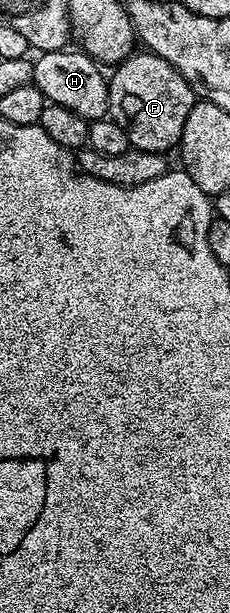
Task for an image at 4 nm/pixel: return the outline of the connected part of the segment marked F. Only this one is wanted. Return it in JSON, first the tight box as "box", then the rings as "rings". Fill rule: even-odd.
{"box":[107,49,198,153],"rings":[[[147,49],[135,53],[115,64],[108,81],[110,105],[107,118],[122,125],[129,148],[150,153],[168,153],[179,148],[182,129],[186,129],[186,117],[198,102],[193,84],[178,74],[174,65],[162,61]],[[193,91],[193,92],[192,92]]]}

